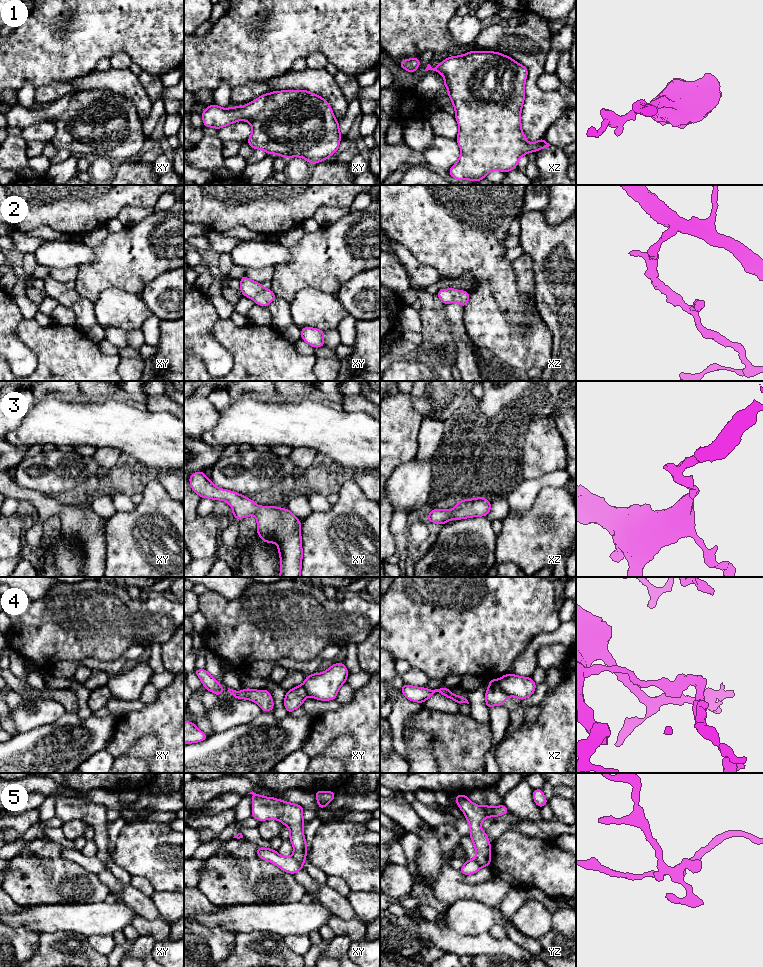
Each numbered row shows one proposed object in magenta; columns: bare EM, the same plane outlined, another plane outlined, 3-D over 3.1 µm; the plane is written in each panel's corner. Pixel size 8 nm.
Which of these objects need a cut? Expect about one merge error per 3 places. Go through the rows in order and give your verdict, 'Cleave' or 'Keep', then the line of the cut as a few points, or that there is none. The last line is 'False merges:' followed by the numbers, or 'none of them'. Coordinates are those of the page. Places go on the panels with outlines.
1: Keep. No split
2: Keep. No split
3: Keep. No split
4: Cleave. Split along xz (498, 679), (499, 686), (508, 695)
5: Cleave. Split along xy (291, 856), (302, 864)
False merges: 4, 5

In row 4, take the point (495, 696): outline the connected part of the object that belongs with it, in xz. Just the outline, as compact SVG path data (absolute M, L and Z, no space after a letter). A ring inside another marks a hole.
M499 679L489 680L489 686L485 693L485 703L488 709L492 706L501 706L508 695L501 689Z

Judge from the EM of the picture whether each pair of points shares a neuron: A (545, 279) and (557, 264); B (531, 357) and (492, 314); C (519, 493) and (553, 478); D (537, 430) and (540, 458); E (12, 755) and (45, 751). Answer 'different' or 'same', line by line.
A: same
B: same
C: same
D: same
E: same

